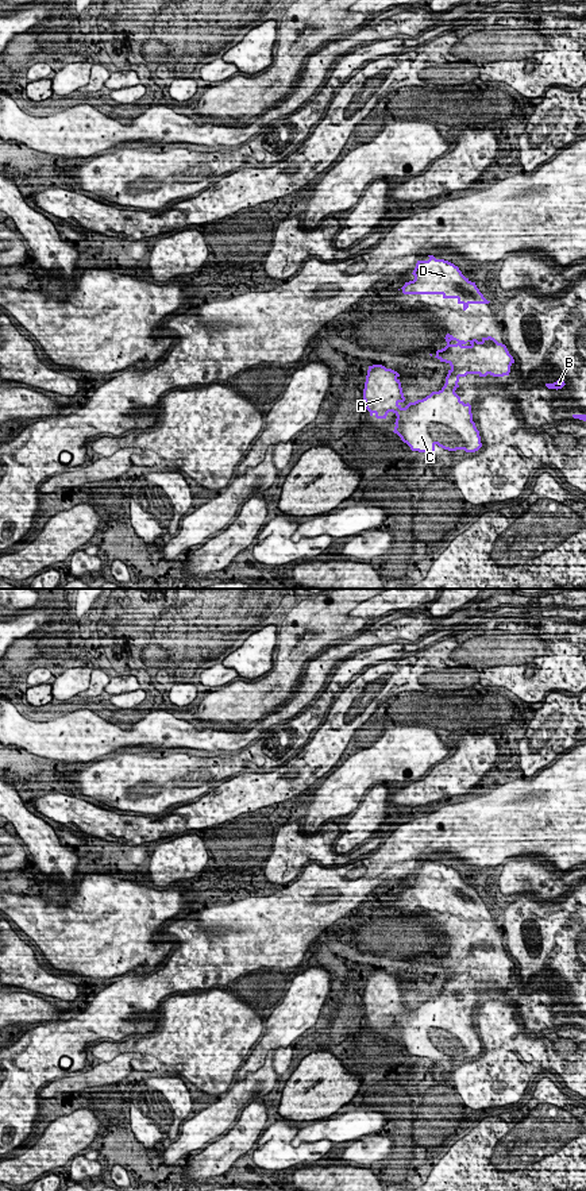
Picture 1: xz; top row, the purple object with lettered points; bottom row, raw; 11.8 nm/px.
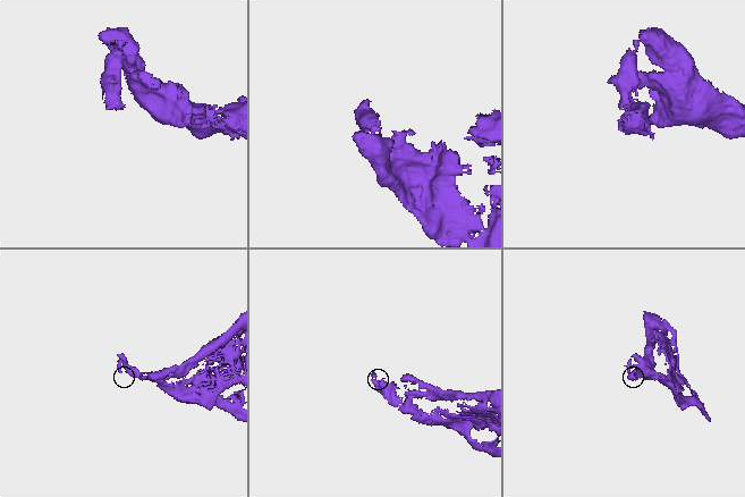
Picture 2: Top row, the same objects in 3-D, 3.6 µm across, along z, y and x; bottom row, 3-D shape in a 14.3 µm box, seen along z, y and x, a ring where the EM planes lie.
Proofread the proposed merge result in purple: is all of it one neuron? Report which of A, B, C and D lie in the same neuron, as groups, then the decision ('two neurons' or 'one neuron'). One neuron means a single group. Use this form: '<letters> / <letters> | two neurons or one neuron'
A B C D | one neuron

